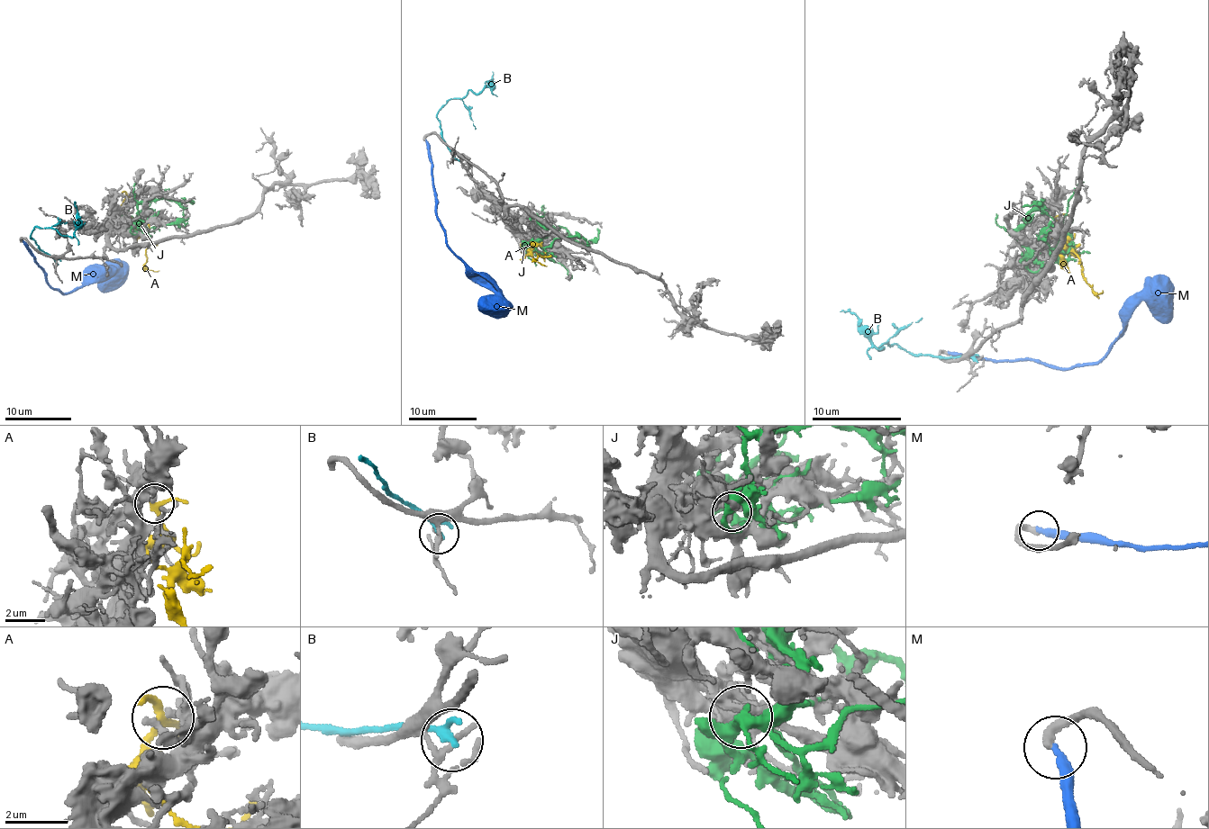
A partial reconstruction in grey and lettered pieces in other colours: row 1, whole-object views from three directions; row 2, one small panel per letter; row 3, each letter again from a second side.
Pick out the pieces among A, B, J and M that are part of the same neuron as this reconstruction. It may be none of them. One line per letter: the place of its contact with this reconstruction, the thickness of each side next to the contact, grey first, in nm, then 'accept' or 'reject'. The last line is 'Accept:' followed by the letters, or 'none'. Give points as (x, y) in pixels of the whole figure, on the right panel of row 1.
A: contact (1054, 216); calibres 170 and 190 nm; reject
B: contact (976, 360); calibres 180 and 200 nm; reject
J: contact (1056, 257); calibres 280 and 340 nm; reject
M: contact (949, 353); calibres 320 and 300 nm; accept
Accept: M

